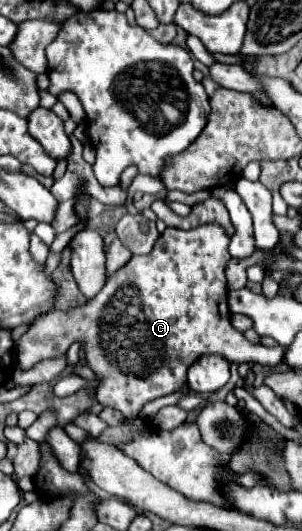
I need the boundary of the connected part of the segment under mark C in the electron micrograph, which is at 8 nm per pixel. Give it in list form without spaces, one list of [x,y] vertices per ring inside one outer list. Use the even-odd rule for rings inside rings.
[[[202,224],[192,230],[166,228],[150,254],[134,256],[120,272],[116,272],[116,276],[108,278],[104,288],[86,304],[70,310],[52,310],[50,314],[40,316],[40,320],[36,320],[16,342],[16,368],[30,370],[40,360],[64,354],[74,342],[84,344],[86,364],[98,380],[94,390],[96,400],[120,410],[126,418],[136,418],[146,402],[180,392],[182,386],[186,386],[186,370],[202,354],[222,354],[236,364],[256,362],[272,368],[280,366],[286,354],[284,346],[266,348],[262,344],[252,344],[230,324],[224,278],[224,266],[230,260],[228,242],[230,238],[224,236],[224,230],[218,224]]]

